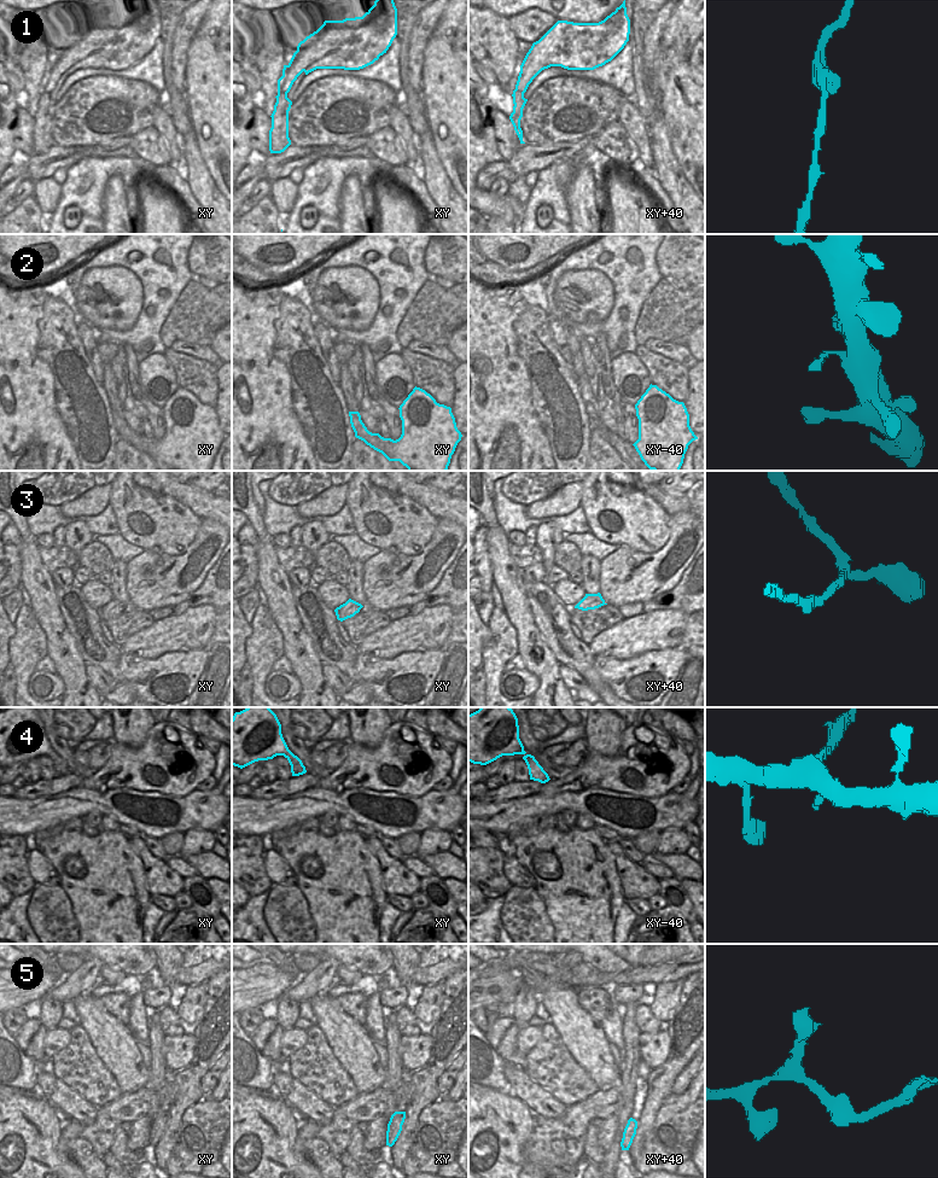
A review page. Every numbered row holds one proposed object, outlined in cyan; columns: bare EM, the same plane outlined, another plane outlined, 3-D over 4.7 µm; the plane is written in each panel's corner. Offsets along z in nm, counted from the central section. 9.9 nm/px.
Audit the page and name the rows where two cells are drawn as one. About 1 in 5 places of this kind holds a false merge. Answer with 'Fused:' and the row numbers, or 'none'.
Fused: none

